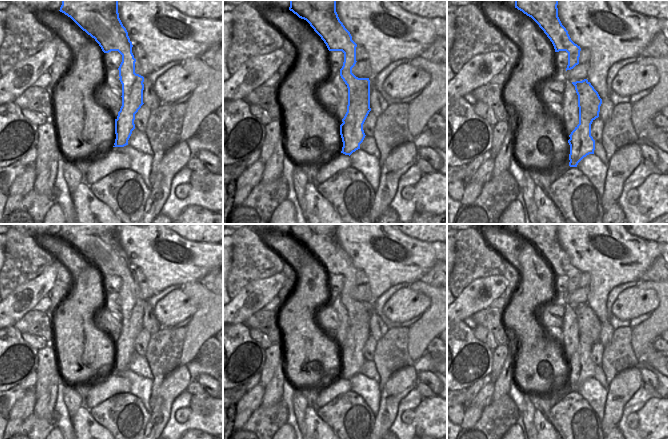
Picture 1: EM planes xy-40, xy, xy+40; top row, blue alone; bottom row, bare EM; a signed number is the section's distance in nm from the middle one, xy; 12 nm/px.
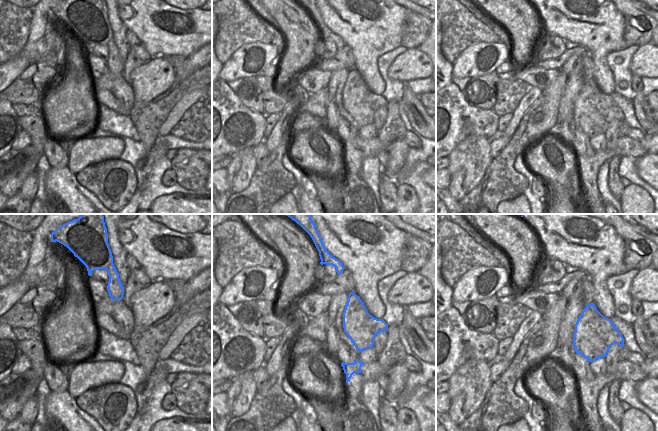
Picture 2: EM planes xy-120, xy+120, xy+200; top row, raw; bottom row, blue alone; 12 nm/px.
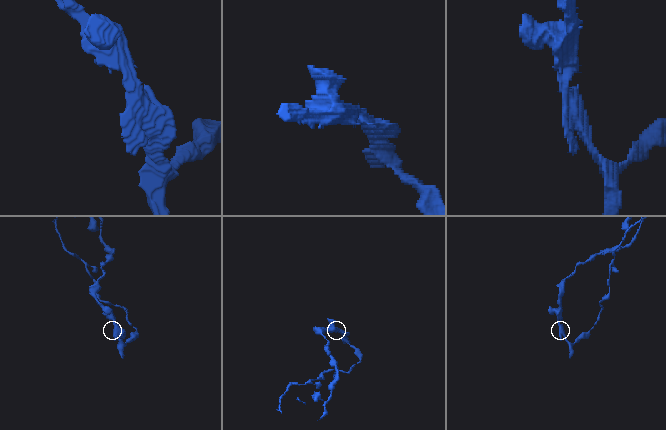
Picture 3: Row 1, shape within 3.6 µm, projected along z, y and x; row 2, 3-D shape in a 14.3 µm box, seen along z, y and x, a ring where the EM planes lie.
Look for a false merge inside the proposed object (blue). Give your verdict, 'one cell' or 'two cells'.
two cells

